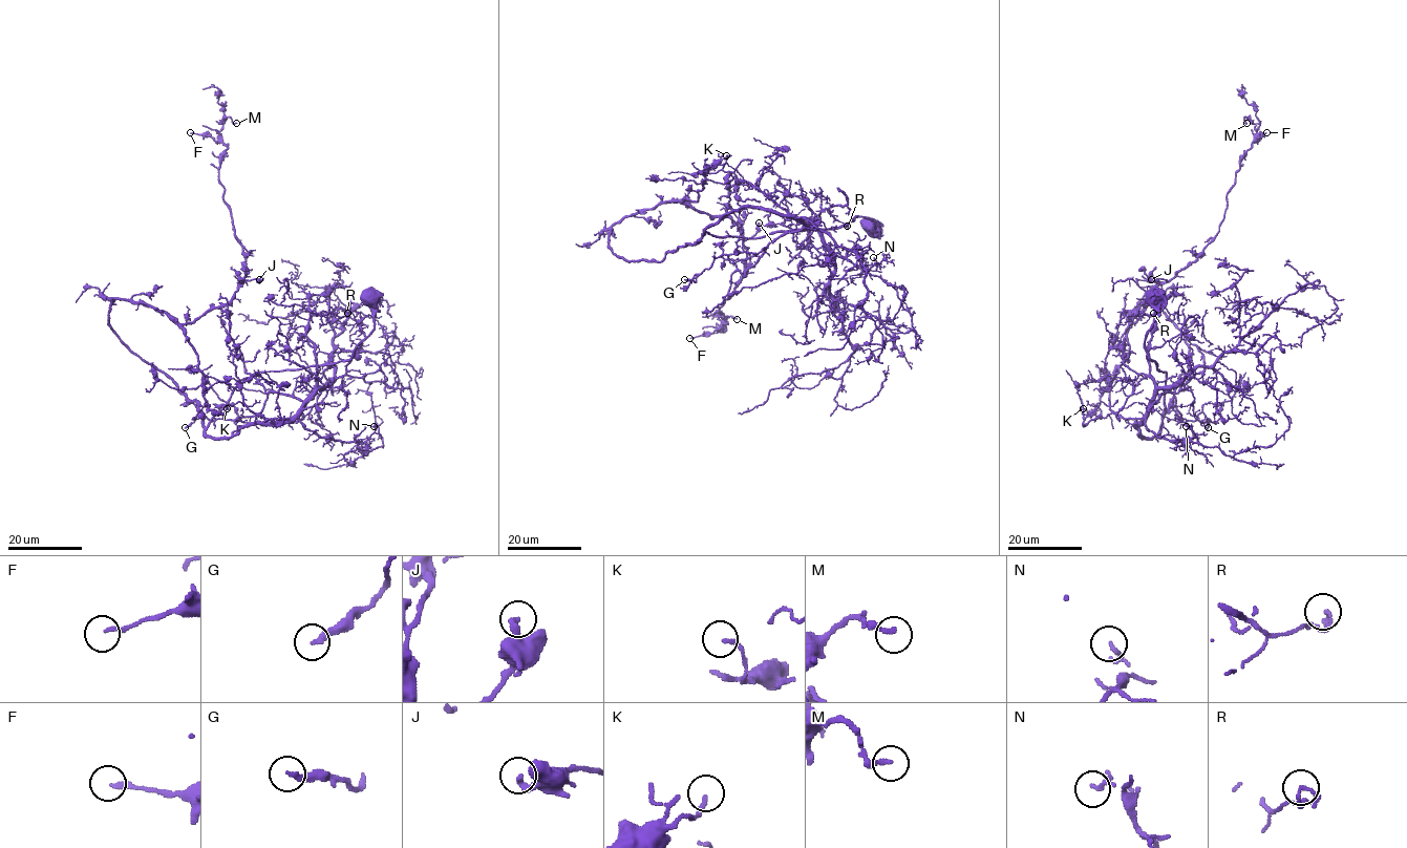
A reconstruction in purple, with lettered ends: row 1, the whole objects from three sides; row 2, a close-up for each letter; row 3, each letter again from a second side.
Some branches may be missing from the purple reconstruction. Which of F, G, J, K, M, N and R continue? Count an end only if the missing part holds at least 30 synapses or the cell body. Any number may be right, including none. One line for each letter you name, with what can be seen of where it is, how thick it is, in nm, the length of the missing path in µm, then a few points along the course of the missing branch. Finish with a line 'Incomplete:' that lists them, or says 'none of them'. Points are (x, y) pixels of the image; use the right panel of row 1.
Incomplete: none of them

